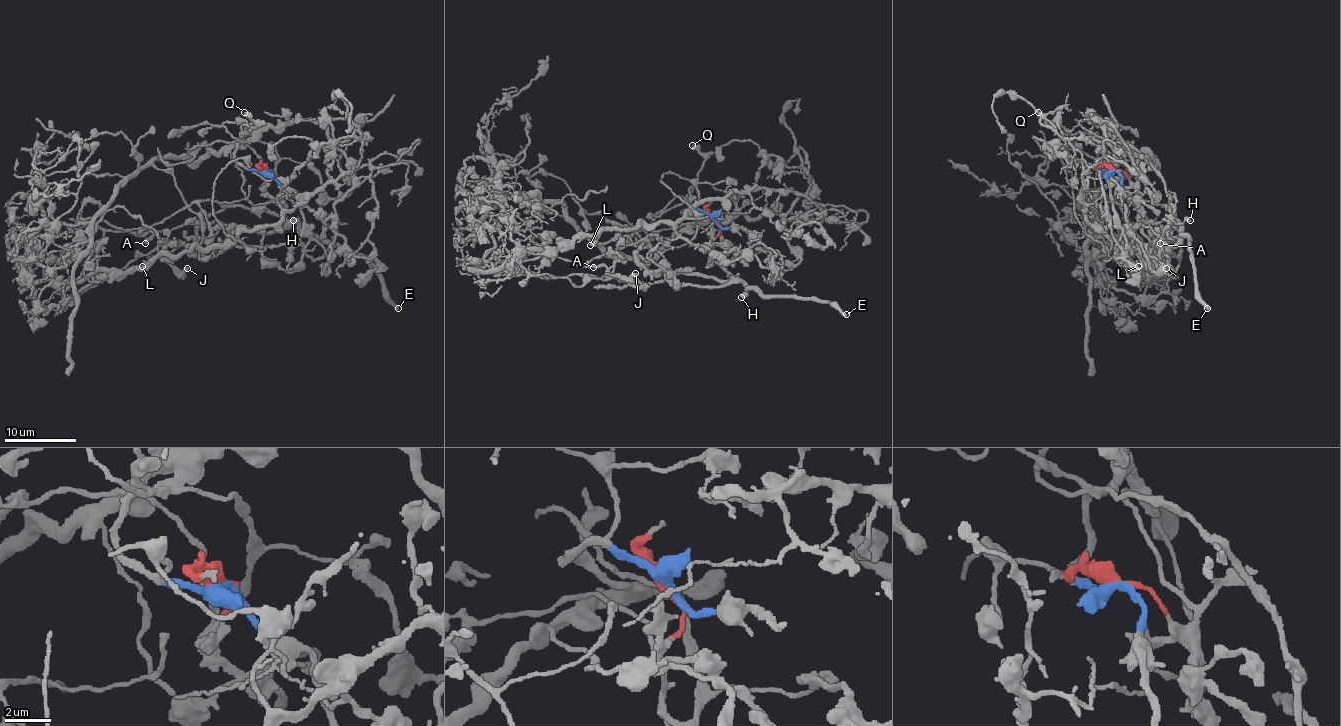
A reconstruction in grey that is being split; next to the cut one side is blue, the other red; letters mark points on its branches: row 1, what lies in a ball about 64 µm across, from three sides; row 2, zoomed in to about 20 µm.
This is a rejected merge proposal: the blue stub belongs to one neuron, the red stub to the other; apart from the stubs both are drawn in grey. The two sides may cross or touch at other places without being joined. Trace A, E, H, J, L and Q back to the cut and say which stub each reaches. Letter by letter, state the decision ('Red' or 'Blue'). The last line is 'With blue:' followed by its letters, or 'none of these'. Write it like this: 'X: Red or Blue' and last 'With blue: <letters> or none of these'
A: Red
E: Red
H: Red
J: Red
L: Blue
Q: Blue
With blue: L, Q

